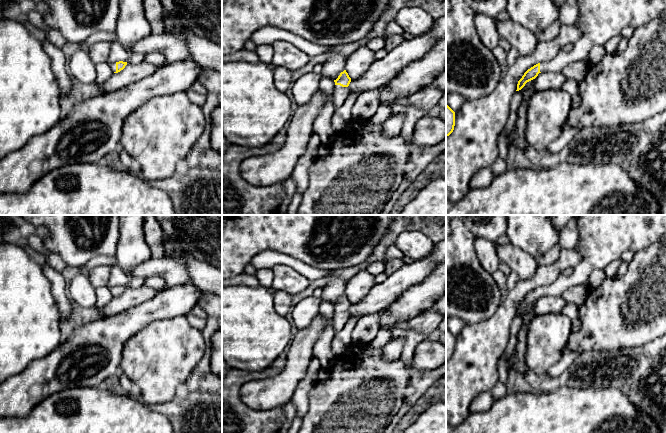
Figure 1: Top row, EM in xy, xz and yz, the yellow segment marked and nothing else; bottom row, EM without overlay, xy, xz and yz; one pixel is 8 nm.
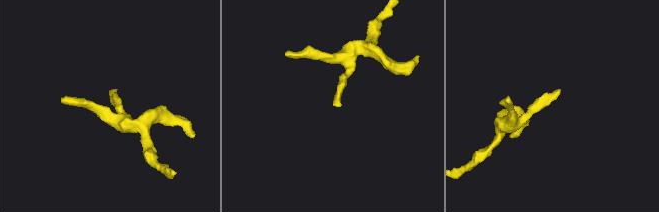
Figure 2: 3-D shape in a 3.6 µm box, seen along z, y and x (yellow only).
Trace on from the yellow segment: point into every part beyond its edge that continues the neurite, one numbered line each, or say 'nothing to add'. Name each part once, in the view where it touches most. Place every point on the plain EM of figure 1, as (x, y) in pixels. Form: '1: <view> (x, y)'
1: xz (340, 318)

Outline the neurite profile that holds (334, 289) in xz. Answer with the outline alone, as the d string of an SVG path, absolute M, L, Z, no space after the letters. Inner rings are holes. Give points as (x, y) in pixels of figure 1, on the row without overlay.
M339 275L335 279L328 281L322 288L322 301L329 301L336 304L340 297L345 294L346 283Z

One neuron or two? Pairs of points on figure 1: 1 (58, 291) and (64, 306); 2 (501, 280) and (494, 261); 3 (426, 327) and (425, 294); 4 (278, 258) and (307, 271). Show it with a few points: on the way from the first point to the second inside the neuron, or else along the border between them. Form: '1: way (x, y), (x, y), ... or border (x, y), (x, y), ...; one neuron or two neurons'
1: way (61, 295), (64, 302); one neuron
2: border (497, 269), (492, 274); two neurons
3: border (428, 308), (405, 321); two neurons
4: way (285, 259), (300, 267); one neuron

